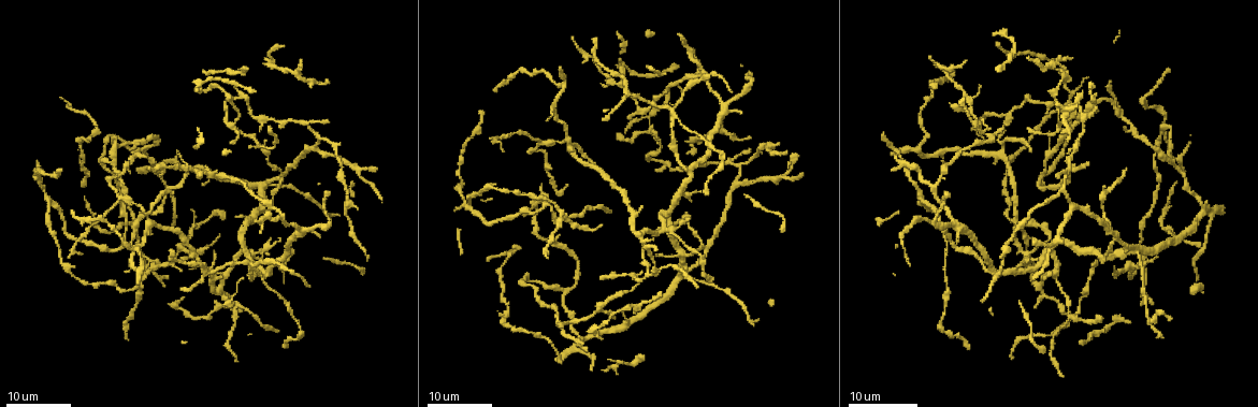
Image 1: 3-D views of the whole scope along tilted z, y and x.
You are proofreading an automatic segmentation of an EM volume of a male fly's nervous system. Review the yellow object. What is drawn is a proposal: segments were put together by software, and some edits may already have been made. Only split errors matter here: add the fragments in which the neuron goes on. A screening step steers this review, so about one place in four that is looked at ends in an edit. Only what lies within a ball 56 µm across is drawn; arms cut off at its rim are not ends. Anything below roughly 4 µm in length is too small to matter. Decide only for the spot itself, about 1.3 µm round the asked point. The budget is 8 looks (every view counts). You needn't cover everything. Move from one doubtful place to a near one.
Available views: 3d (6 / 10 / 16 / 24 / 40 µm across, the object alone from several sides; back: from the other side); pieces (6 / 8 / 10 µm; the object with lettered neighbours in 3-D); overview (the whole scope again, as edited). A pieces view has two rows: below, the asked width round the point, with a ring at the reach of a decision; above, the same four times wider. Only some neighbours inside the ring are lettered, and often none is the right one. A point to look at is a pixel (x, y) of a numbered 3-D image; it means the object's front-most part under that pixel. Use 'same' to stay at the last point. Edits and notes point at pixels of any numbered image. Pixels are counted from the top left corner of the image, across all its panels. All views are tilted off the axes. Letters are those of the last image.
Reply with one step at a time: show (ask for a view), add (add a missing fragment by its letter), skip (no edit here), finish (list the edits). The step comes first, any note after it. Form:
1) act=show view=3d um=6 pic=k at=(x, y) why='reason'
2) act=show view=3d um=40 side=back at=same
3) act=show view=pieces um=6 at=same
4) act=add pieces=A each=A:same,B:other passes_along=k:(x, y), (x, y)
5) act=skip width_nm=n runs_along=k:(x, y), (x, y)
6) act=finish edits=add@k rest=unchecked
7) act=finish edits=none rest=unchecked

act=show view=3d um=16 pic=1 at=(175, 151) why='an open end'

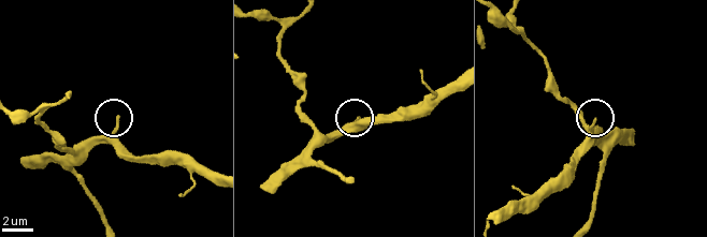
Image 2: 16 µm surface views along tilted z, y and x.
act=show view=pieces um=8 pic=2 at=(118, 117) why='what lies round it'

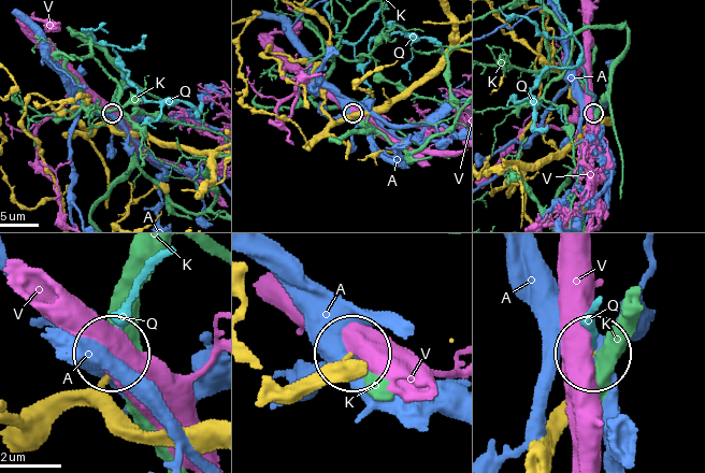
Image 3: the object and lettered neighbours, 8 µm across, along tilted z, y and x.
act=add pieces=Q each=A:other,K:other,Q:same,V:other found='it goes on there'

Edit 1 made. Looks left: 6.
act=show view=overview why='see it whole again'

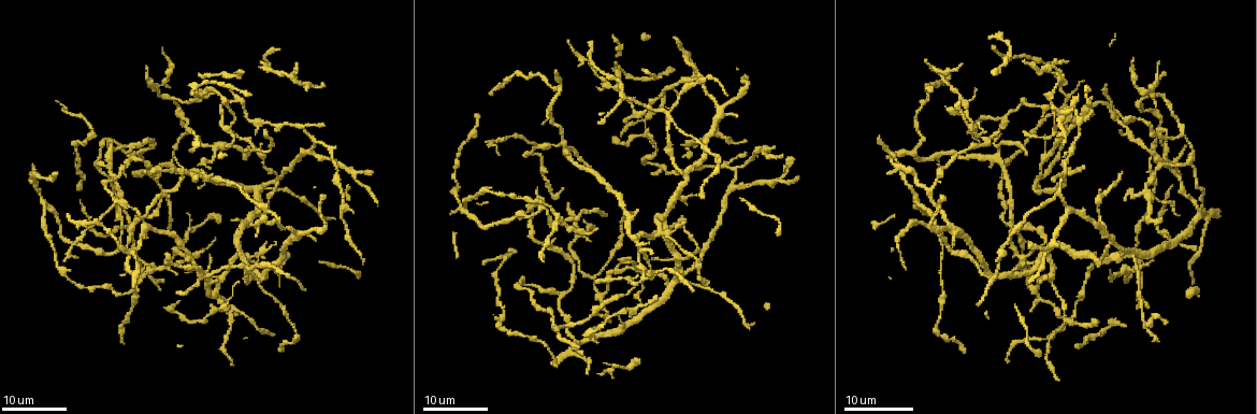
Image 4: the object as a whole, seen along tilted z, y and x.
act=show view=3d um=16 pic=4 at=(1025, 131) why='branch stops here'

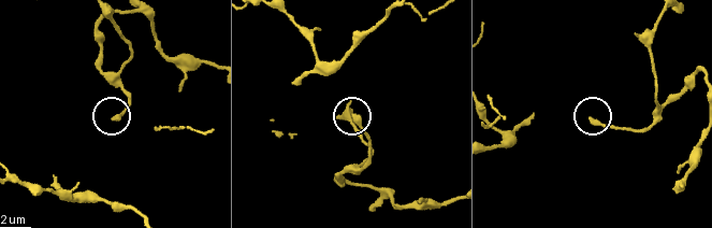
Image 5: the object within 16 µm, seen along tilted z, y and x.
act=show view=pieces um=8 pic=5 at=(591, 119)

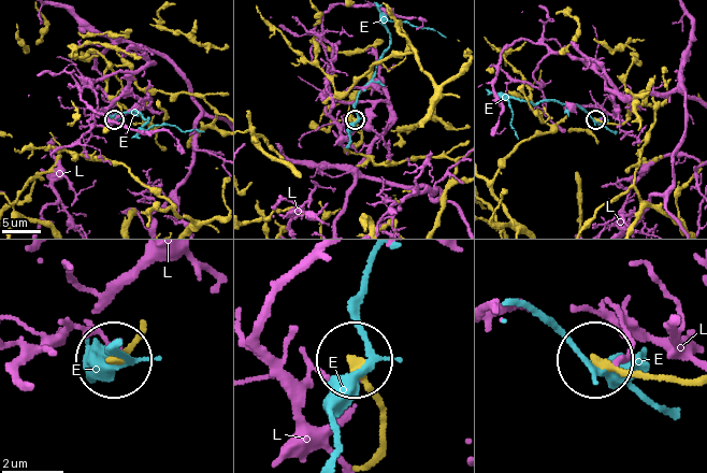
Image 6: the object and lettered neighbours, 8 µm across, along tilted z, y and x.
act=skip each=E:other,L:other found='no lettered fragment goes on from it'

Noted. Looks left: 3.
act=show view=3d um=24 pic=4 at=(1084, 168) why='free end'

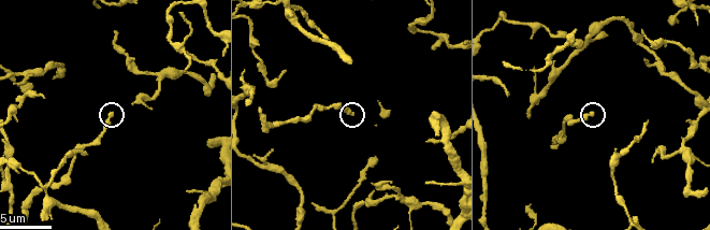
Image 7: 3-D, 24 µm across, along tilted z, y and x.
act=show view=pieces um=6 pic=7 at=(594, 115)

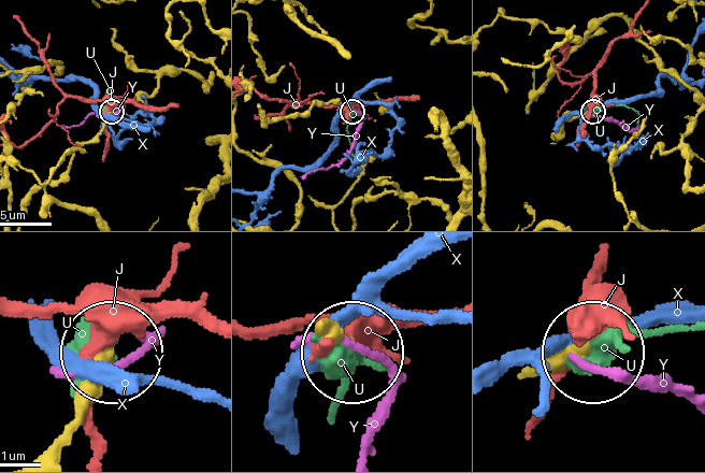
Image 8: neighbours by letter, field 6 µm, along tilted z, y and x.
act=skip each=J:other,U:other,X:other,Y:other runs_along=8:(52, 447), (111, 359) found='none of them fits'

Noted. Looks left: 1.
act=show view=pieces um=8 pic=7 at=(426, 183) why='tapers out'

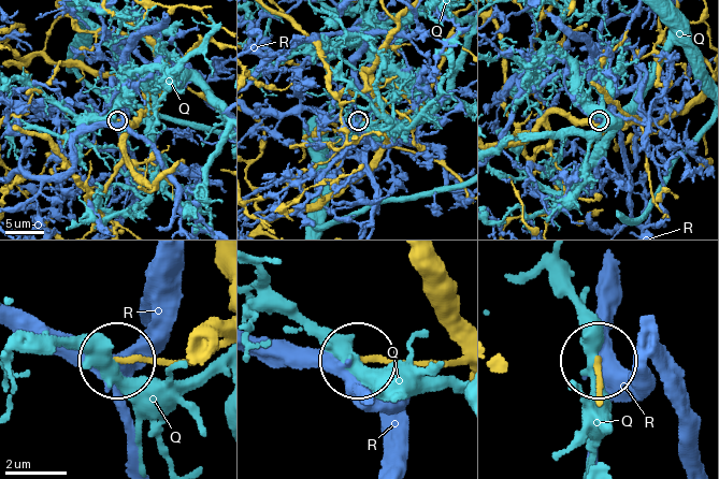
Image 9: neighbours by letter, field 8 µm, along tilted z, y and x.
act=skip width_nm=170 each=Q:other,R:other found='no lettered fragment goes on from it'

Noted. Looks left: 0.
act=finish edits=add@3 rest=unchecked

